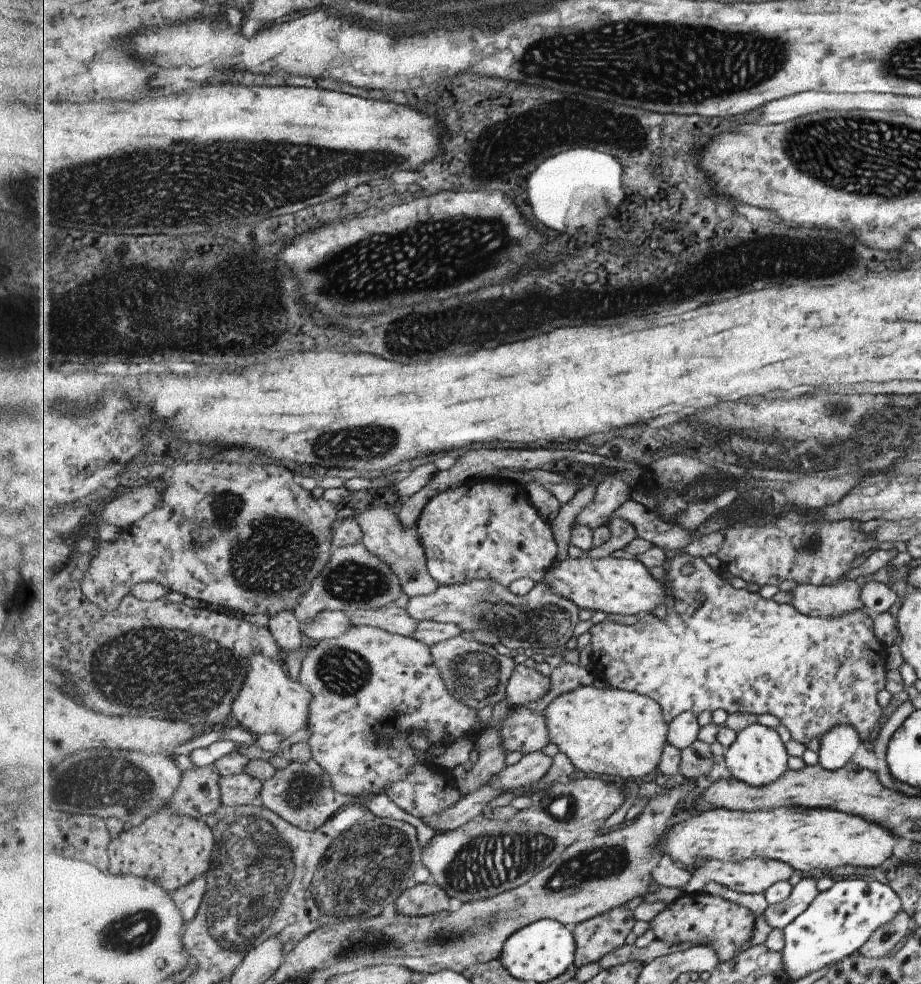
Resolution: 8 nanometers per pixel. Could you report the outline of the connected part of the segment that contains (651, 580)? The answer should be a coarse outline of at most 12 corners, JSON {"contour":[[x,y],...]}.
{"contour":[[635,558],[558,559],[548,582],[582,609],[638,616],[666,585]]}

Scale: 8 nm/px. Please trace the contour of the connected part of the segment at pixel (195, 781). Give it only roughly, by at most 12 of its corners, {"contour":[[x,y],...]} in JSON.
{"contour":[[216,765],[188,770],[172,812],[206,820],[223,805]]}

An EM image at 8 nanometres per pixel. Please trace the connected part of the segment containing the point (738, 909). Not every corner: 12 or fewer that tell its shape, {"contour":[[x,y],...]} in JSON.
{"contour":[[686,893],[652,921],[656,938],[712,946],[731,961],[756,914],[722,897]]}

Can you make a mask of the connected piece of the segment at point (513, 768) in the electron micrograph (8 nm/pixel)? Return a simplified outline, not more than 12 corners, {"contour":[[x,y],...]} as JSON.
{"contour":[[538,751],[507,766],[490,783],[514,790],[548,776],[554,757]]}

